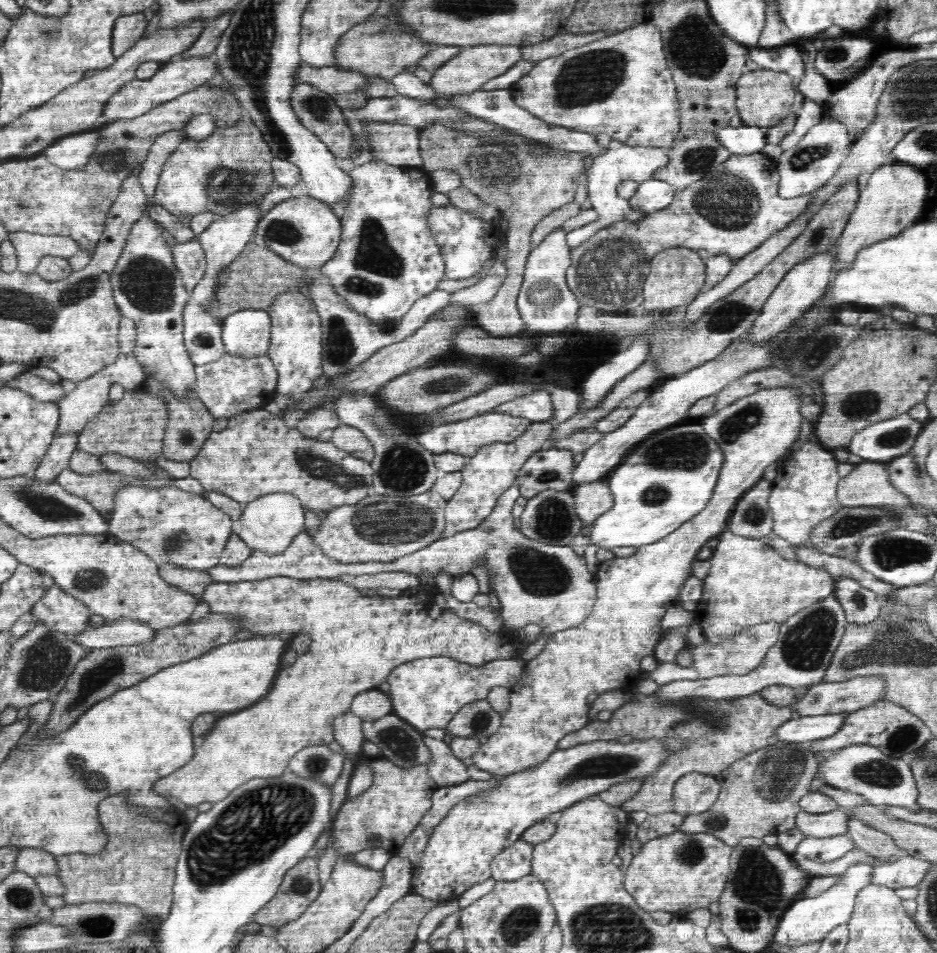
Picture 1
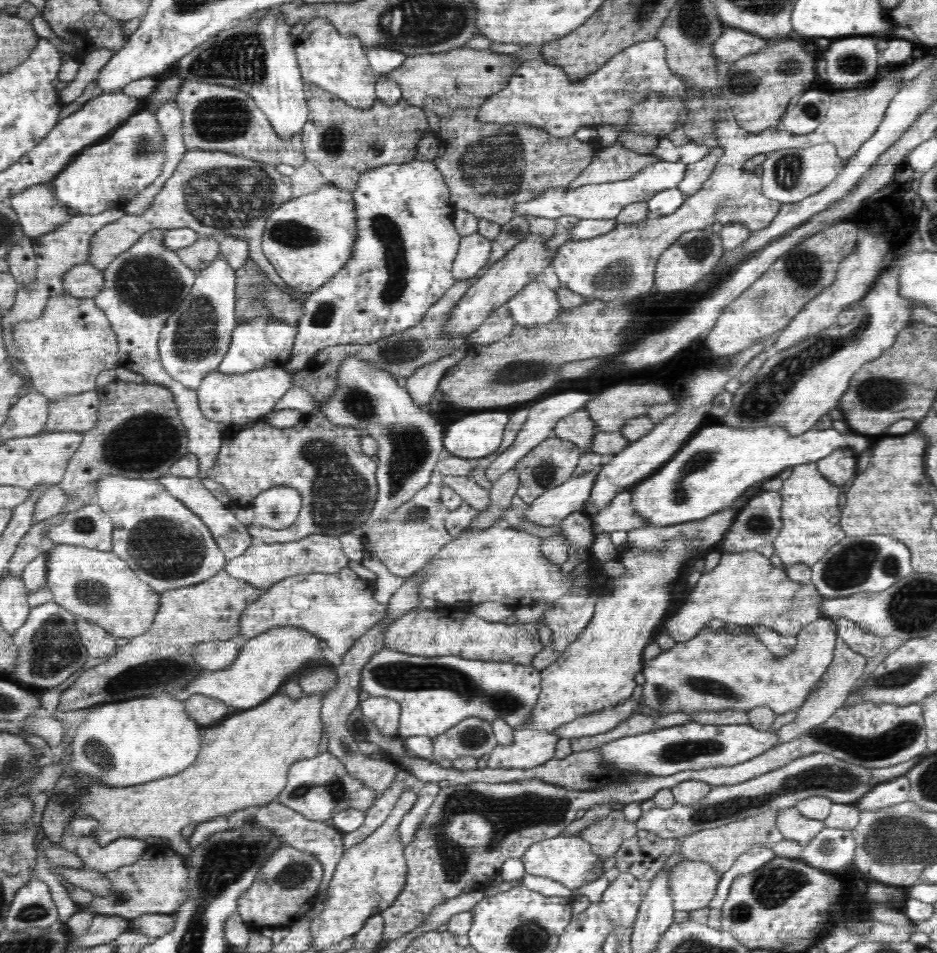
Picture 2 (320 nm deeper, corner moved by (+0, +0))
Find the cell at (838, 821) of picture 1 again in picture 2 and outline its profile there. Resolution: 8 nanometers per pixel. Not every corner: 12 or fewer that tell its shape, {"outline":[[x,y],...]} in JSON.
{"outline":[[796,807],[780,811],[776,829],[785,840],[808,843],[826,828]]}

